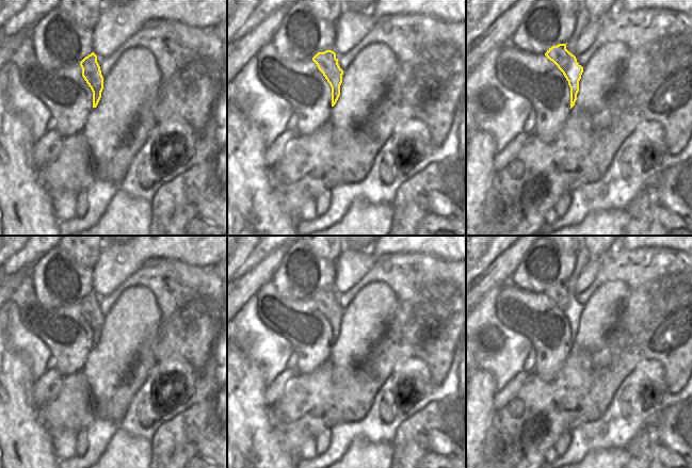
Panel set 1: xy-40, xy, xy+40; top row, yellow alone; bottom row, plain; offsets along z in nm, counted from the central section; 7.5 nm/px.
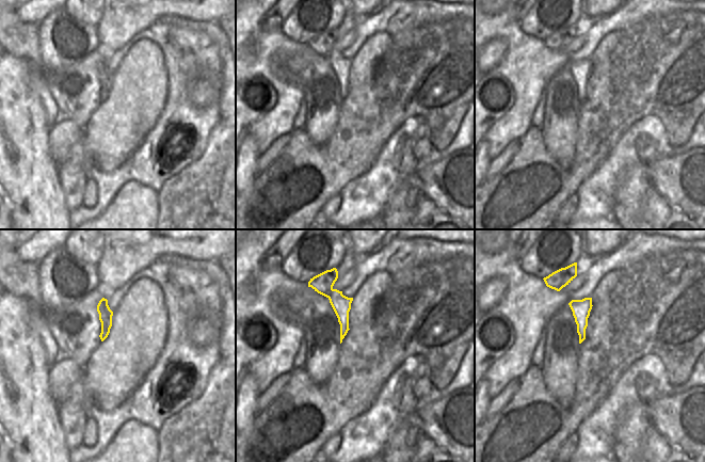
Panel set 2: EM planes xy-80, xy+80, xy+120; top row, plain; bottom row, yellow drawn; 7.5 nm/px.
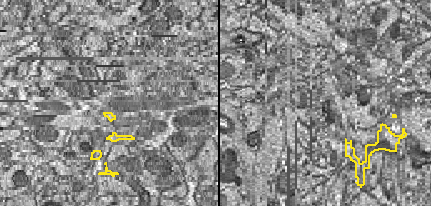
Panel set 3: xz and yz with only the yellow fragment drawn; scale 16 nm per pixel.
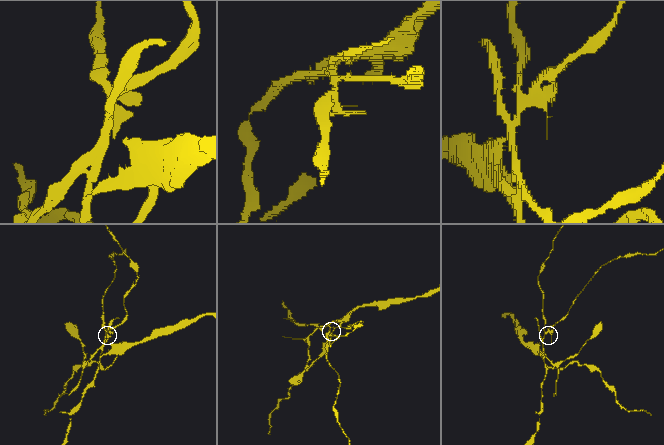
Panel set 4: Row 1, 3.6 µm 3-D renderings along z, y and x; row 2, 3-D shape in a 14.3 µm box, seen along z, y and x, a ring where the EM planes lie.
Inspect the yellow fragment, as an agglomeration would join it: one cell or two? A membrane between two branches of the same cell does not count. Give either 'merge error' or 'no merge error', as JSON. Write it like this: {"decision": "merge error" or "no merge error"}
{"decision": "merge error"}

